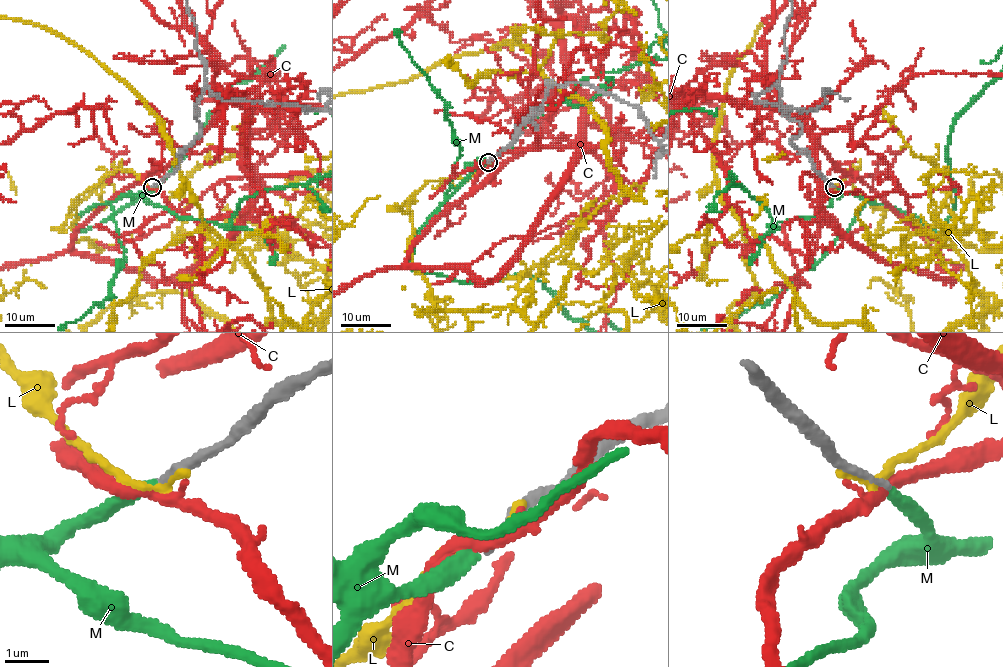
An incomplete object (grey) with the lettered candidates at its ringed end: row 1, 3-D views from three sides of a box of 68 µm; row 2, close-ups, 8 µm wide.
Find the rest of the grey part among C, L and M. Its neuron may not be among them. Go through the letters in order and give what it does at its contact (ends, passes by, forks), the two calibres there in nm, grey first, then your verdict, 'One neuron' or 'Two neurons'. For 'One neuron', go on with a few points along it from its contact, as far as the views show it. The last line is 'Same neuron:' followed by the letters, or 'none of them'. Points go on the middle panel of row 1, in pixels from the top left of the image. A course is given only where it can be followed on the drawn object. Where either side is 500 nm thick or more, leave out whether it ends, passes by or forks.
C: It passes by. Thickness 200 nm (grey) against 280 nm. Two neurons
L: It ends there. Thickness 320 nm (grey) against 170 nm. Two neurons
M: It ends there. Thickness 200 nm (grey) against 200 nm. One neuron
Same neuron: M

